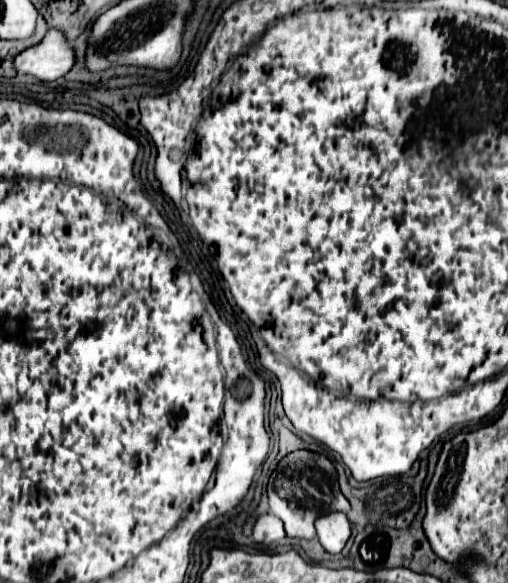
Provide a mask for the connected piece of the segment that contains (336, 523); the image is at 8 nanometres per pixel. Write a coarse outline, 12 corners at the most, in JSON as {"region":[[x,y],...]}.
{"region":[[345,514],[317,518],[317,540],[339,554],[351,534]]}

